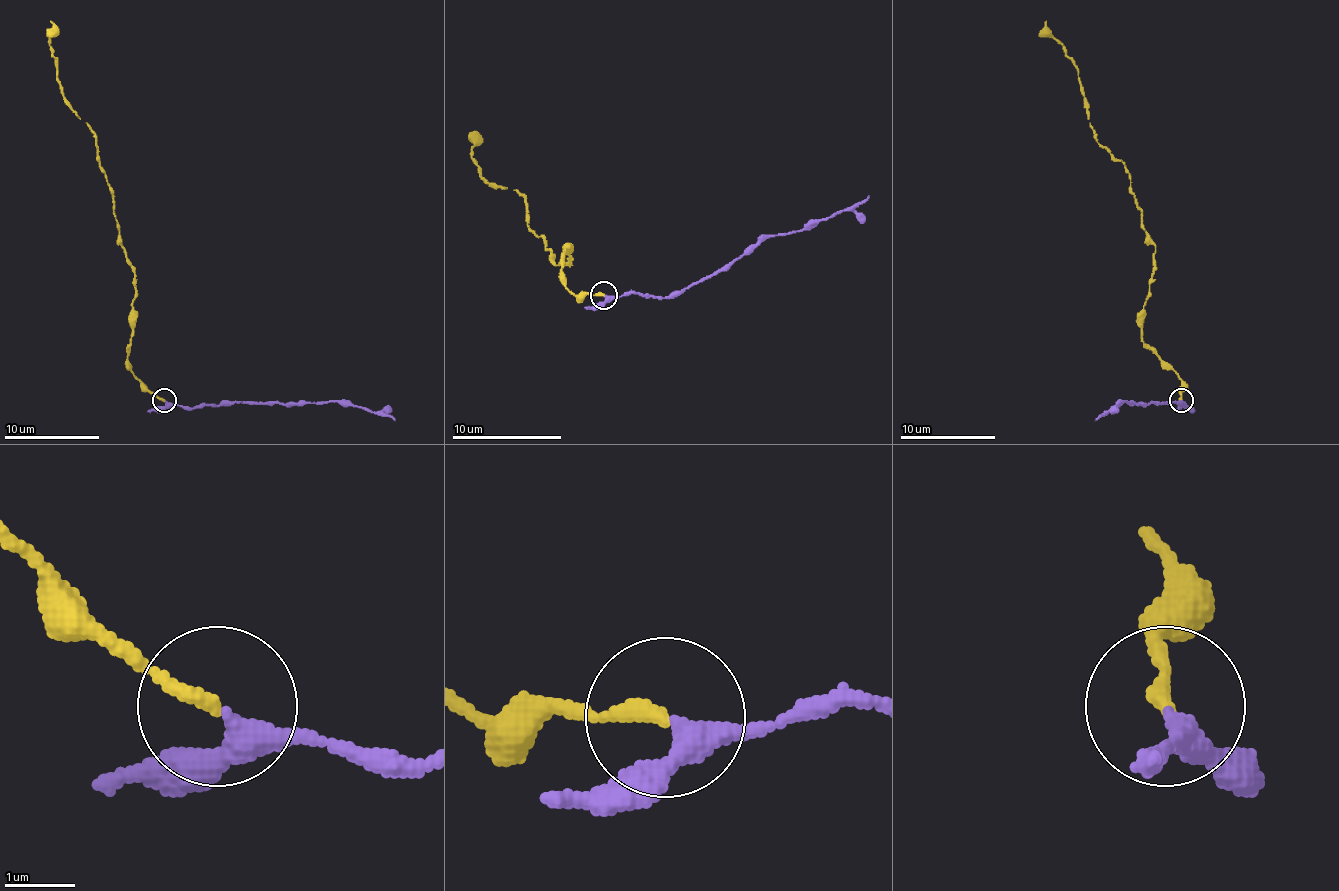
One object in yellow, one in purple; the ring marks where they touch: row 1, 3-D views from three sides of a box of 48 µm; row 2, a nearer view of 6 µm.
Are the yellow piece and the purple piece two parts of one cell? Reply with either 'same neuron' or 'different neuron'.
same neuron

